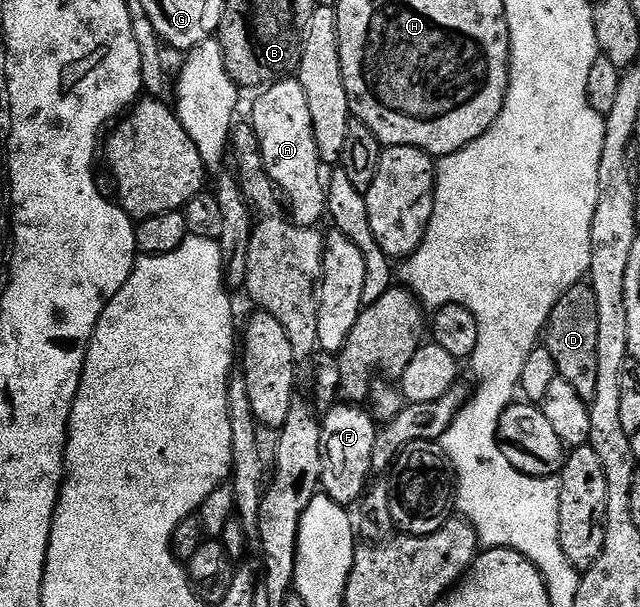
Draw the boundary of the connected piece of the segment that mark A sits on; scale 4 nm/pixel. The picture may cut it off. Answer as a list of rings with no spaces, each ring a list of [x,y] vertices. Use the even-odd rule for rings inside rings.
[[[292,77],[262,88],[258,95],[259,100],[251,107],[249,122],[259,138],[265,169],[285,199],[287,194],[291,222],[297,227],[318,228],[327,215],[327,189],[325,175],[319,172],[321,160],[313,137],[313,117],[309,117],[305,89],[301,89],[298,78]]]

